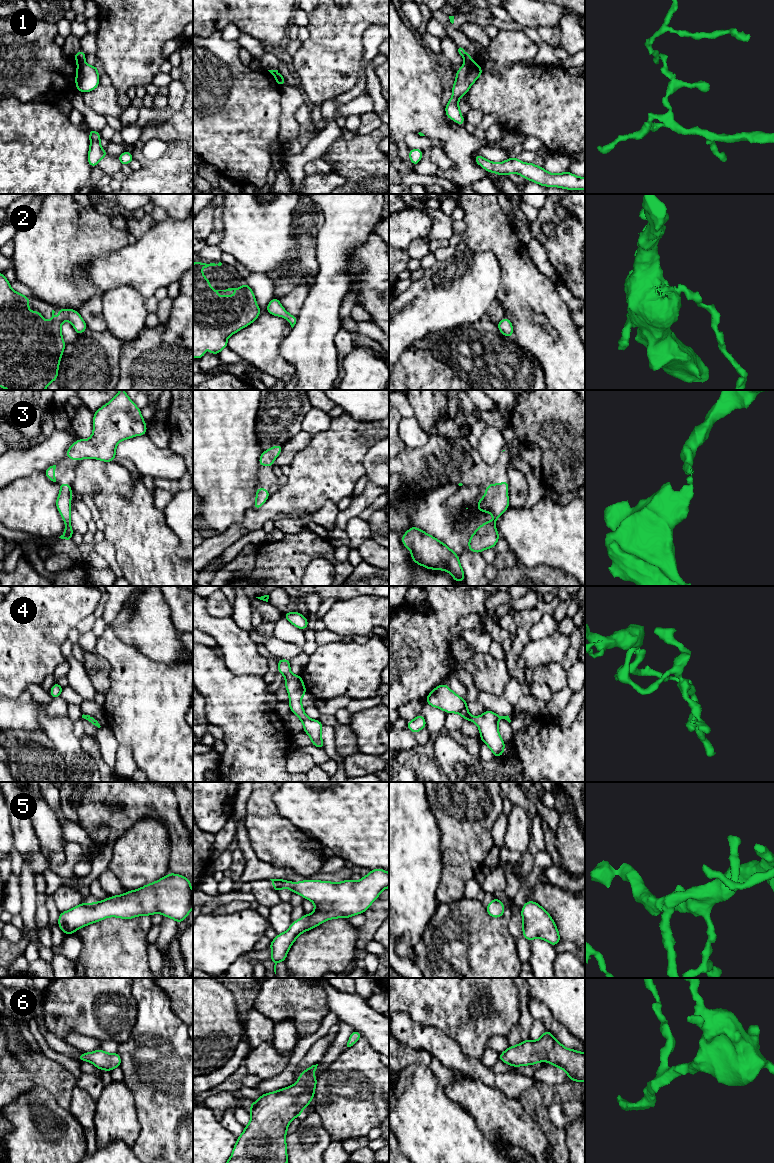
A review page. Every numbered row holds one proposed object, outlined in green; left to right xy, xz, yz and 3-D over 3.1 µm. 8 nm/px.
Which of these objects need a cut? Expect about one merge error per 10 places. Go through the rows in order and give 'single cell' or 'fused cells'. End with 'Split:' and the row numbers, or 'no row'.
1: fused cells
2: single cell
3: single cell
4: single cell
5: single cell
6: single cell
Split: 1

